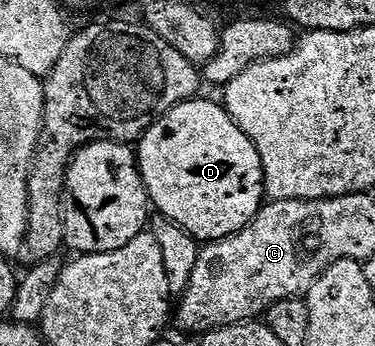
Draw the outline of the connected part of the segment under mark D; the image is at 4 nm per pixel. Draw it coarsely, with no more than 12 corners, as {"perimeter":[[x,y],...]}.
{"perimeter":[[195,97],[141,136],[148,202],[197,241],[266,199],[250,137]]}

